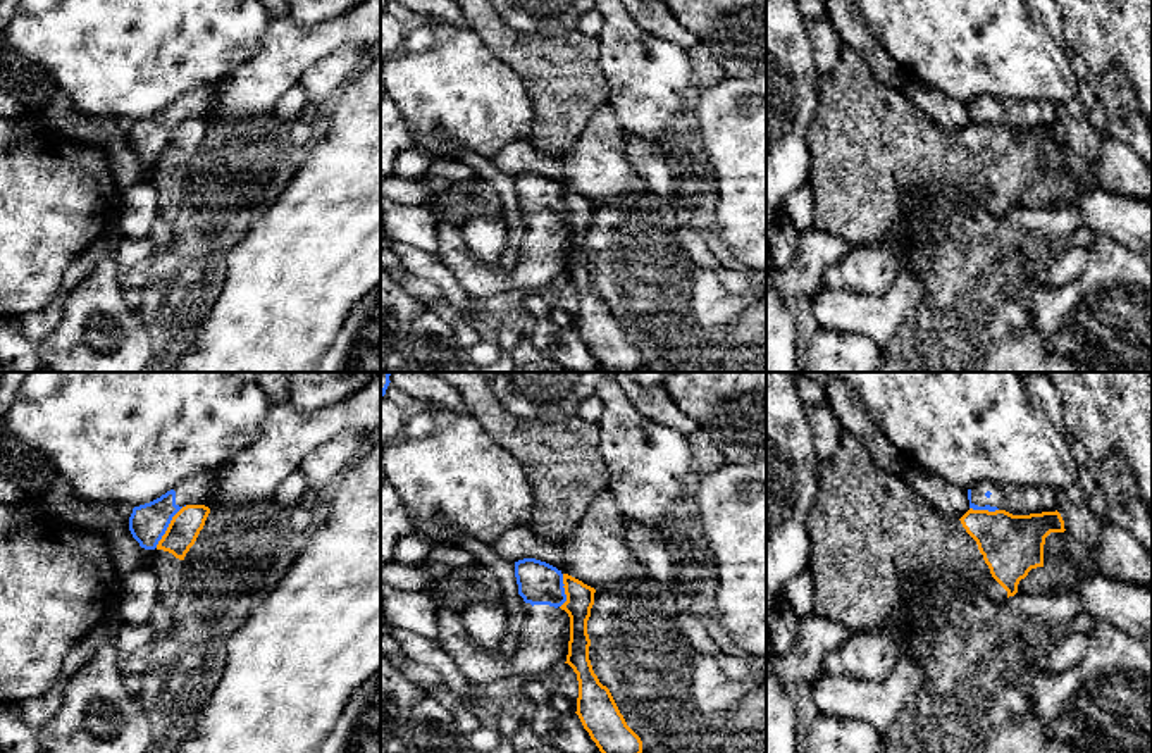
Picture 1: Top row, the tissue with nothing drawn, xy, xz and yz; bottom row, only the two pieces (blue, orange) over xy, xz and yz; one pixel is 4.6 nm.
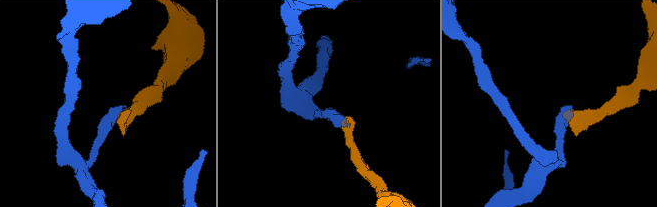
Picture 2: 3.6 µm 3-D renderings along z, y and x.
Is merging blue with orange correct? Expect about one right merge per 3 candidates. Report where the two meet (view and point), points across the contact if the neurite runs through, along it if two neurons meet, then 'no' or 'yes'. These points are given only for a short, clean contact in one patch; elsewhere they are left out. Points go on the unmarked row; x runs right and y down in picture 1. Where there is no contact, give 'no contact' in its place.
contact xy (167, 140); border xy (186, 119), (173, 131), (155, 161); no

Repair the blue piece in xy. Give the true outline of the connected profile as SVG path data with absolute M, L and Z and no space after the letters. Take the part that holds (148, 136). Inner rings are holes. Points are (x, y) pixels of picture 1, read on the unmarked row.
M203 84L181 95L160 112L134 121L129 145L145 164L155 164L172 131L184 119L207 119L212 112L214 84Z

